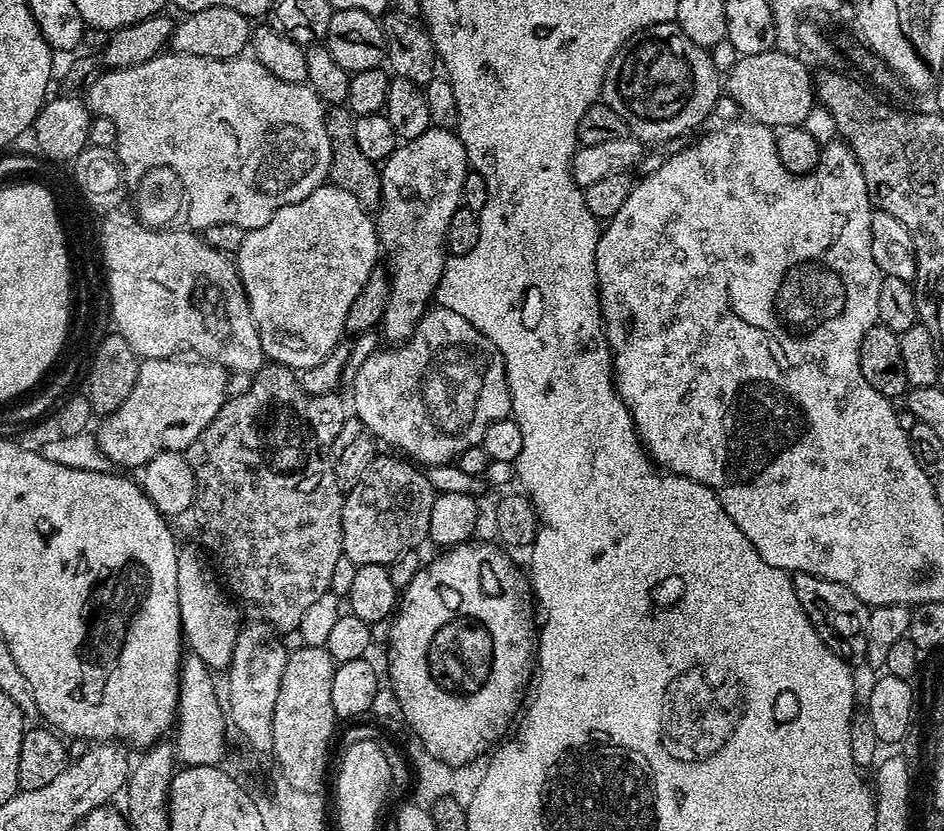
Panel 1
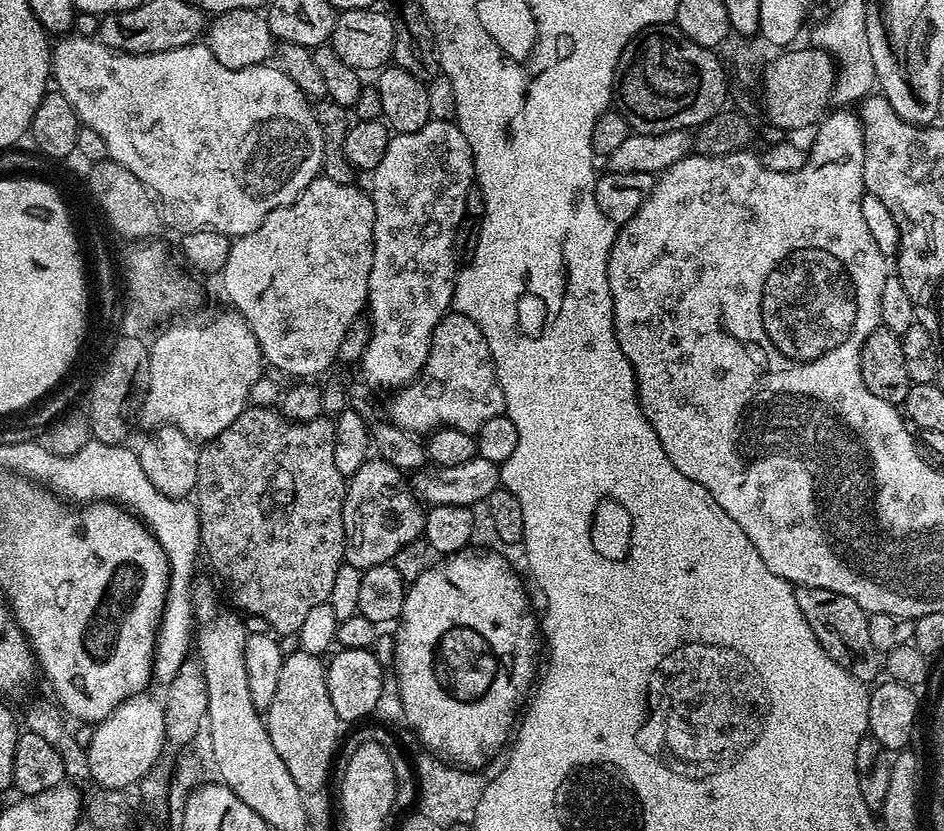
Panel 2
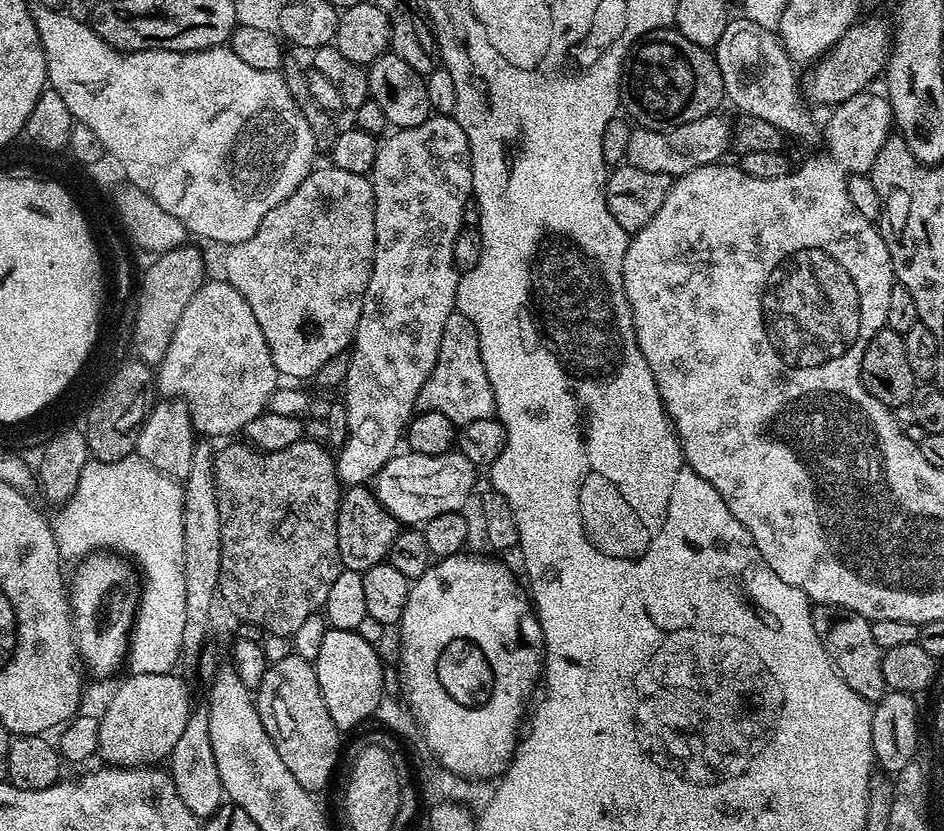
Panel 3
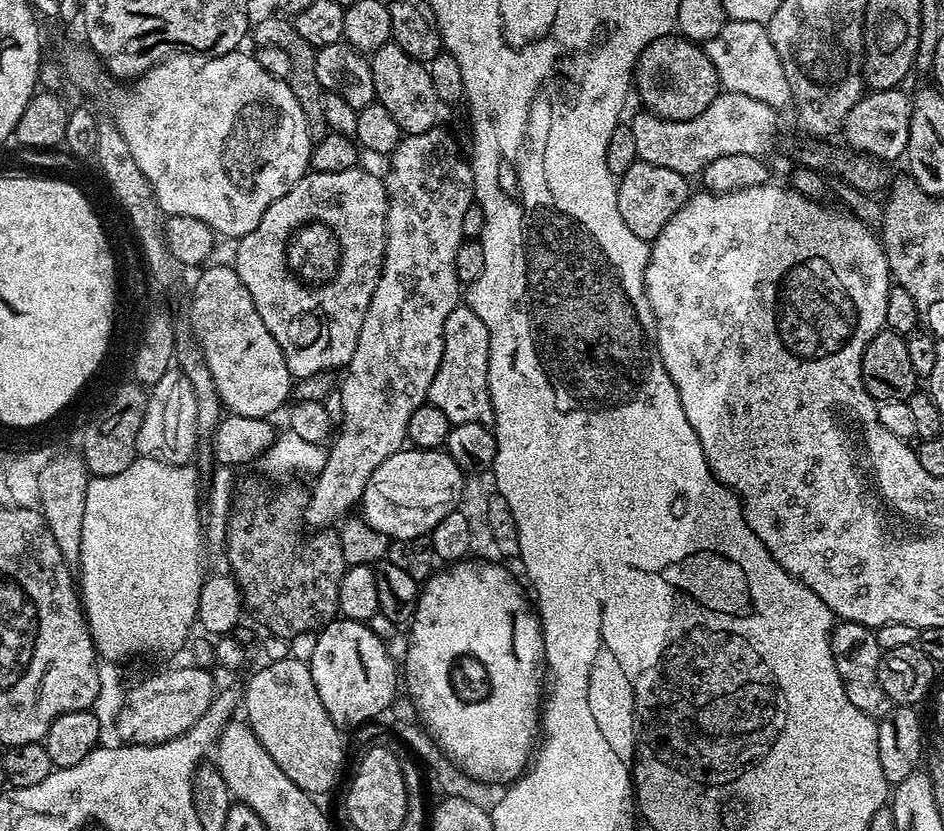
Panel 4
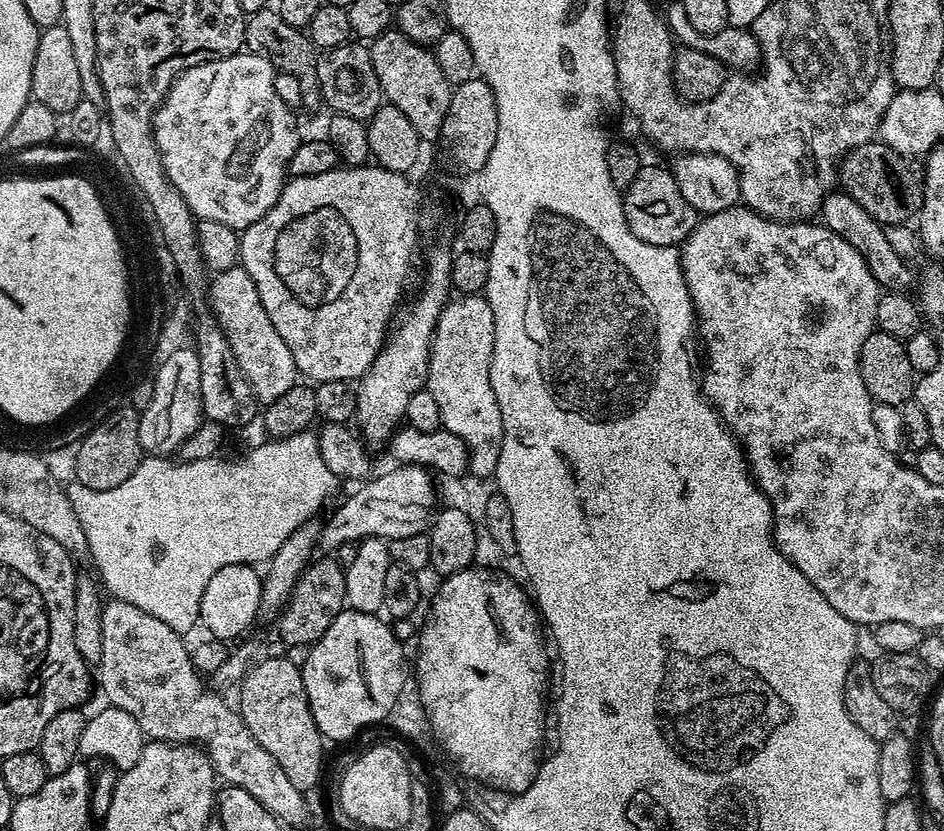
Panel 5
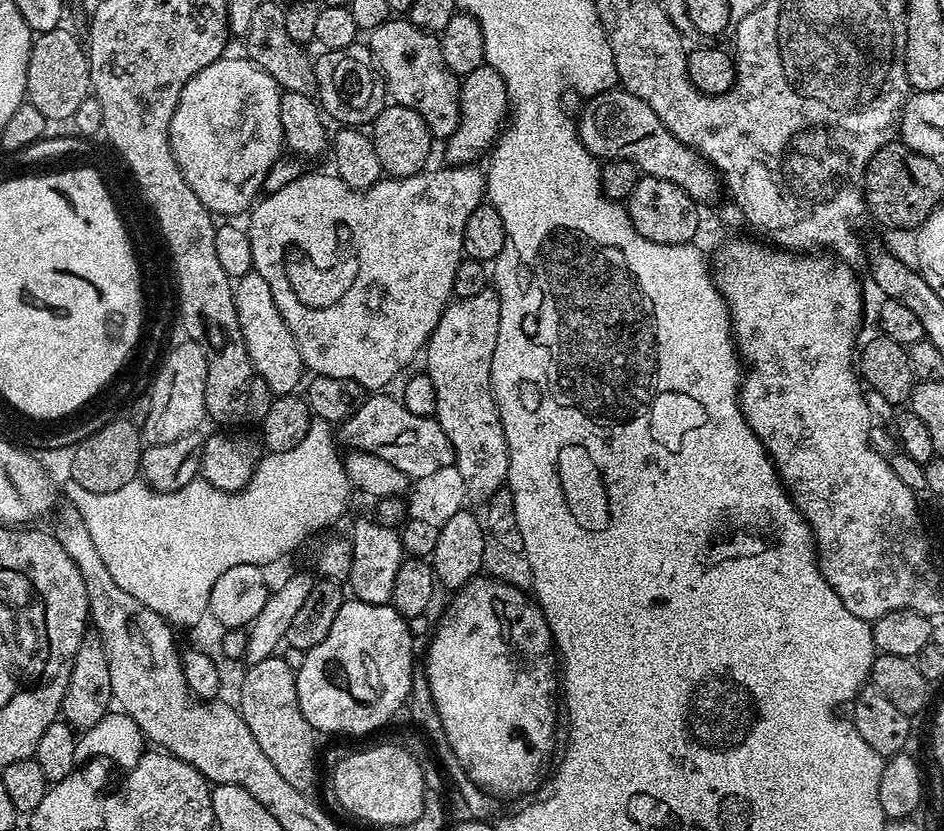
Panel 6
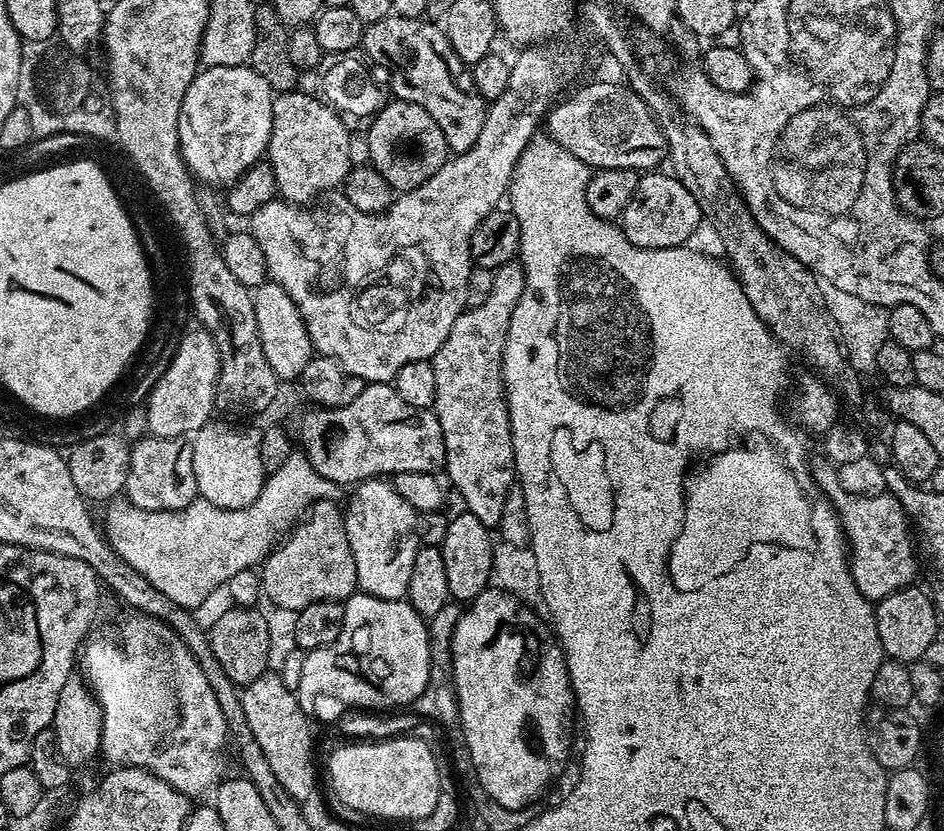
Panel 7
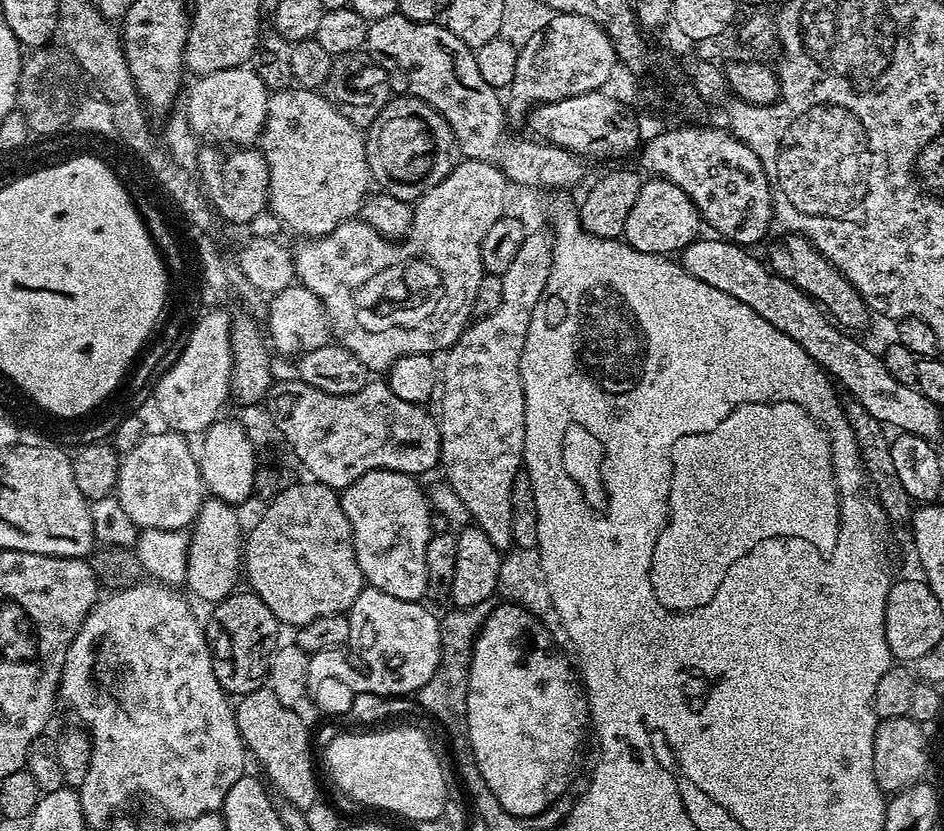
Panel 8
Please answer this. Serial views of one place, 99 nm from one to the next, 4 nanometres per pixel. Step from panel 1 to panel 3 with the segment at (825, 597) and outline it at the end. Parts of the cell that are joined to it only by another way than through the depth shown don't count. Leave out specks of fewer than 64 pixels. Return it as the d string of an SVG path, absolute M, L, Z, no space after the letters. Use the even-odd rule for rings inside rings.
M833 604L815 605L812 609L812 617L814 618L814 630L836 671L846 682L846 686L850 686L854 694L858 694L866 701L881 700L889 689L886 686L886 678L882 678L880 669L882 650L878 642L874 642L872 621L862 614L854 614L850 610Z

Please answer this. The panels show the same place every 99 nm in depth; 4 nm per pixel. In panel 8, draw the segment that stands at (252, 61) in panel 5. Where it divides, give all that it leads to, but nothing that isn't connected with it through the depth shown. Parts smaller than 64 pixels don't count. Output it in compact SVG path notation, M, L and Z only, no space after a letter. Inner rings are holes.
M251 67L218 70L214 74L199 77L195 83L188 92L188 108L186 107L188 124L195 137L216 146L252 146L261 139L268 117L270 90Z

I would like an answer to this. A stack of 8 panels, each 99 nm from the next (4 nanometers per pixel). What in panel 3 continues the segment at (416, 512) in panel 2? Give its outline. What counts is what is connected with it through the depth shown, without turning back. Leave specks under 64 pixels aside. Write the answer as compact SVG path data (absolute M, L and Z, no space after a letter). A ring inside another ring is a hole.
M352 486L340 497L338 510L338 554L347 571L363 573L370 566L387 561L390 546L402 525L383 507L375 491L368 486Z

